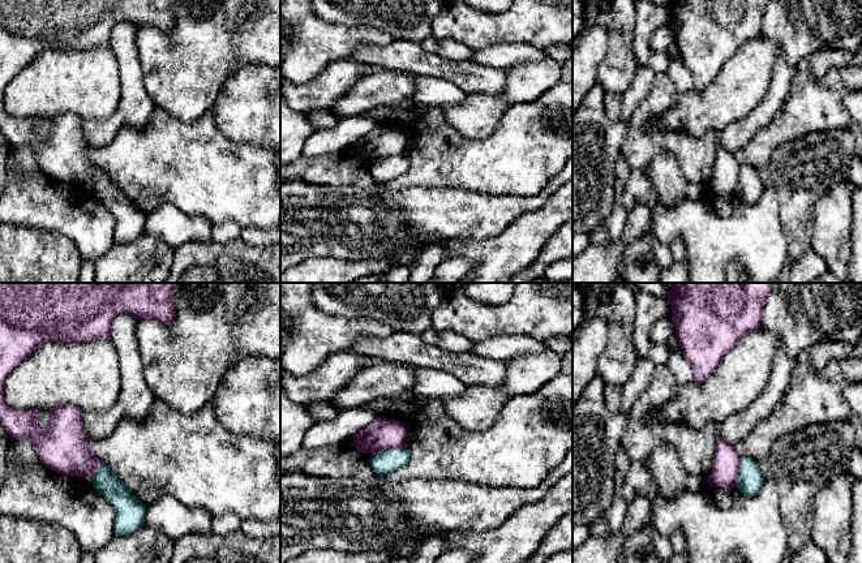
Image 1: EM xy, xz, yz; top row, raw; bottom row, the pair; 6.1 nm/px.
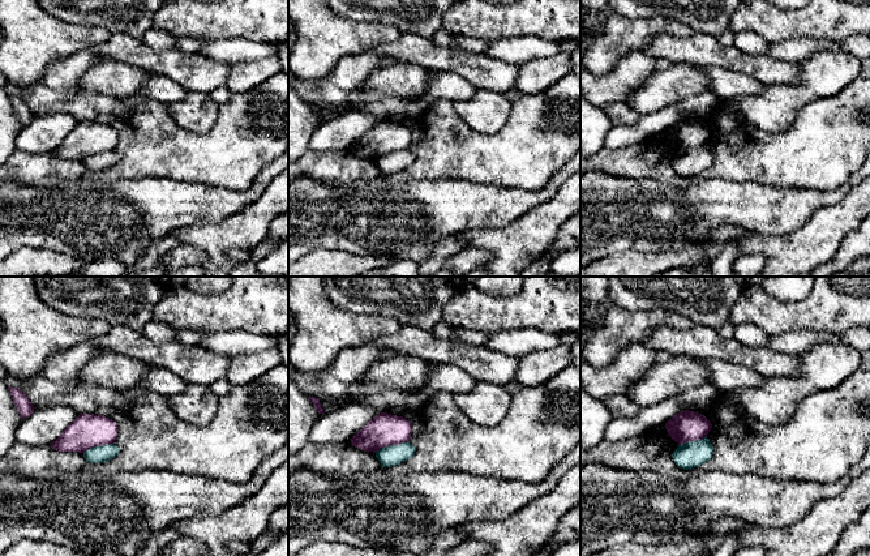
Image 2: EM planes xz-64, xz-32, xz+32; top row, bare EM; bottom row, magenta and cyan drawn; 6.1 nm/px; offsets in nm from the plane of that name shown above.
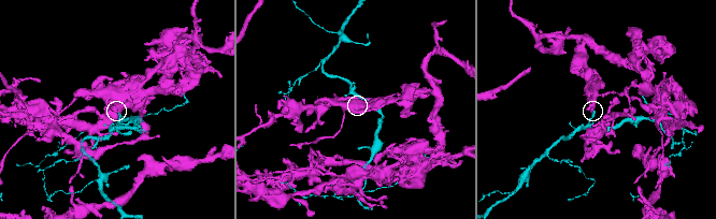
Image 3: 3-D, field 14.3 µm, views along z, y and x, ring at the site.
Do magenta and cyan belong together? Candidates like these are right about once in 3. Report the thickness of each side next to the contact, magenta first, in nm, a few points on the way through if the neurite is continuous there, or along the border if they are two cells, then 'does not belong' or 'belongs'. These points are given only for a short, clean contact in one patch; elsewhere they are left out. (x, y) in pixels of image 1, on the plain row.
200 nm thick on the magenta side, 140 nm on the other; does not belong

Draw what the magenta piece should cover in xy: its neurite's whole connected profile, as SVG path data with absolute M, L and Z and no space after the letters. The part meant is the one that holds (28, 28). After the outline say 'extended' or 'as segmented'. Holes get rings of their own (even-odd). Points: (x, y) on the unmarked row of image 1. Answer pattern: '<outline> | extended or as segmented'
M0 0L0 129L10 146L33 150L42 172L51 179L89 188L103 172L90 159L82 119L72 113L51 116L48 134L42 138L37 133L40 117L17 119L7 113L4 90L16 73L48 48L86 51L110 46L112 27L121 22L172 34L173 0Z | as segmented

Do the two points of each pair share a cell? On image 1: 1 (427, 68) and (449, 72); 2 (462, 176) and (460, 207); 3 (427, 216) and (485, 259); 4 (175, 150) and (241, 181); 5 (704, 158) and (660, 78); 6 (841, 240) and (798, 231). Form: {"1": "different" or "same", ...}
{"1": "same", "2": "different", "3": "different", "4": "same", "5": "same", "6": "different"}

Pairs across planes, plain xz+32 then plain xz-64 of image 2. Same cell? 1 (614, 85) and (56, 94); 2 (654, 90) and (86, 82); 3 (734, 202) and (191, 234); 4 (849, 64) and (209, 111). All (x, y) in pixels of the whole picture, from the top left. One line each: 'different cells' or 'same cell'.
1: same cell
2: same cell
3: different cells
4: same cell

